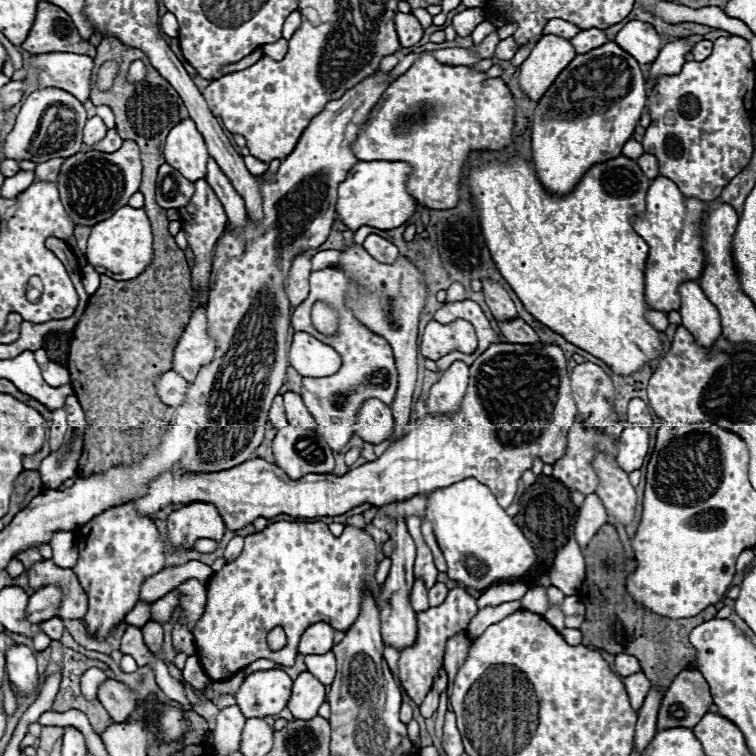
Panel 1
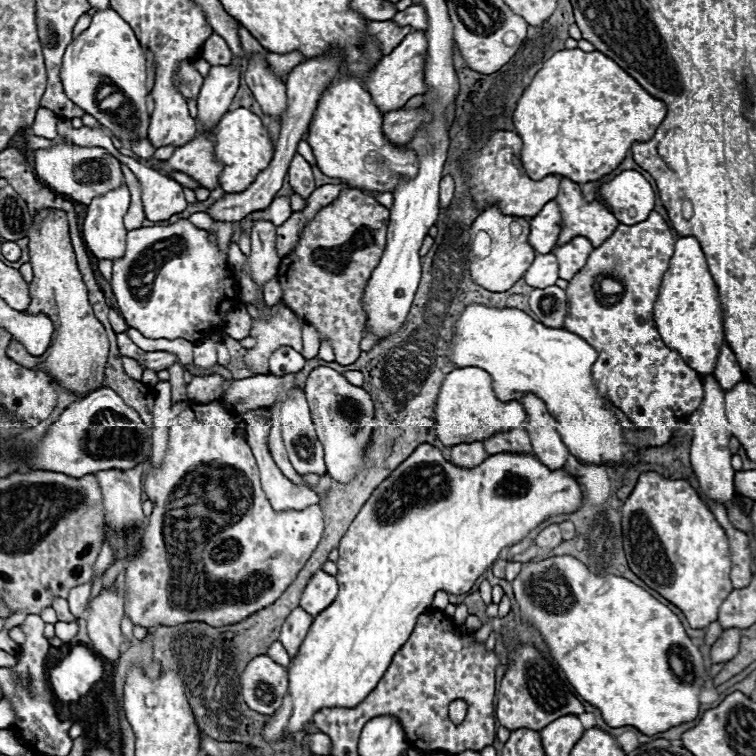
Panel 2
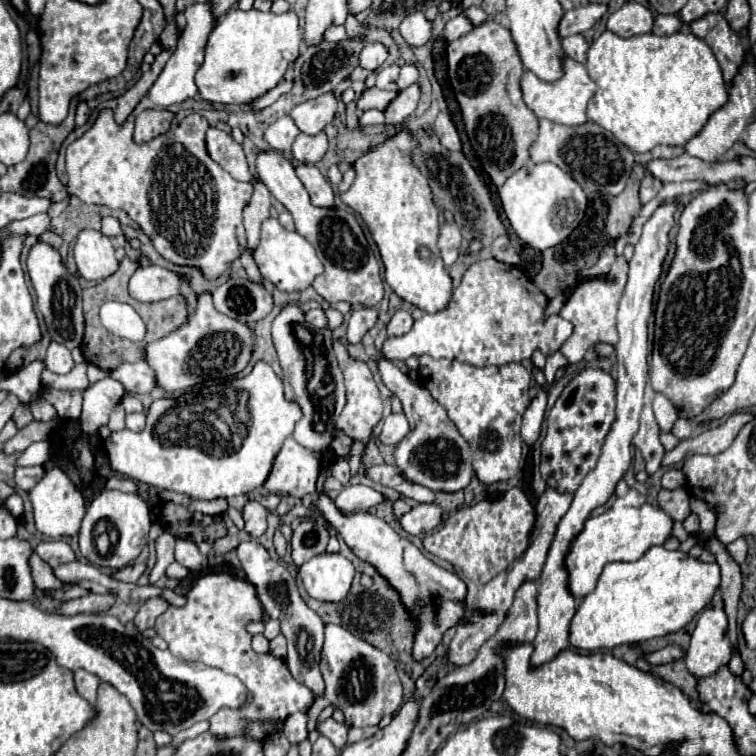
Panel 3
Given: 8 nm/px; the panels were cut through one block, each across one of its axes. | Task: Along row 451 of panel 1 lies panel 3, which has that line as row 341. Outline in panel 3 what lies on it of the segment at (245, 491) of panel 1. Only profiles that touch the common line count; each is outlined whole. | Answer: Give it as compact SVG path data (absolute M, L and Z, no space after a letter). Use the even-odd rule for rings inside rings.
M494 258L478 260L464 272L460 286L454 288L452 300L444 310L436 314L424 314L420 320L414 322L408 334L388 338L384 342L382 354L390 360L408 360L414 354L430 354L432 358L458 358L472 366L506 366L532 358L536 350L540 350L544 356L550 356L562 348L562 344L570 338L574 326L558 314L546 316L546 306L546 294L540 292L530 280L526 280L526 274L520 268L508 266Z

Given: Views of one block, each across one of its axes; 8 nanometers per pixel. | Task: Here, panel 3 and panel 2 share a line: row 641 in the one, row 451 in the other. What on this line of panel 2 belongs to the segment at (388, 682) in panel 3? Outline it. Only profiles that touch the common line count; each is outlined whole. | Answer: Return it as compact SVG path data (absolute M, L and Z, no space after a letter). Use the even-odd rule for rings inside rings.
M318 366L310 372L304 392L310 404L318 440L326 452L328 474L338 482L350 482L360 470L360 462L364 458L364 450L370 442L374 426L374 404L370 396L362 388L350 386L342 374L328 366Z

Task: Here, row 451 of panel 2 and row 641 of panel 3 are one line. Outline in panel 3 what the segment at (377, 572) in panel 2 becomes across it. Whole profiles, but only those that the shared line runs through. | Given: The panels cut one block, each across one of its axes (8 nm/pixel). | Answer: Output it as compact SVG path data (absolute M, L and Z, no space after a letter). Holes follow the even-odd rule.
M320 492L314 500L314 506L326 516L326 520L342 534L348 548L360 558L376 566L376 570L400 592L400 598L404 606L408 608L410 616L418 618L420 628L414 636L414 658L422 660L434 652L438 642L442 640L442 634L456 626L464 614L462 602L466 596L466 584L454 574L440 566L436 566L432 560L428 560L412 542L396 534L384 520L376 518L370 512L354 512L344 514L334 506L334 500Z

